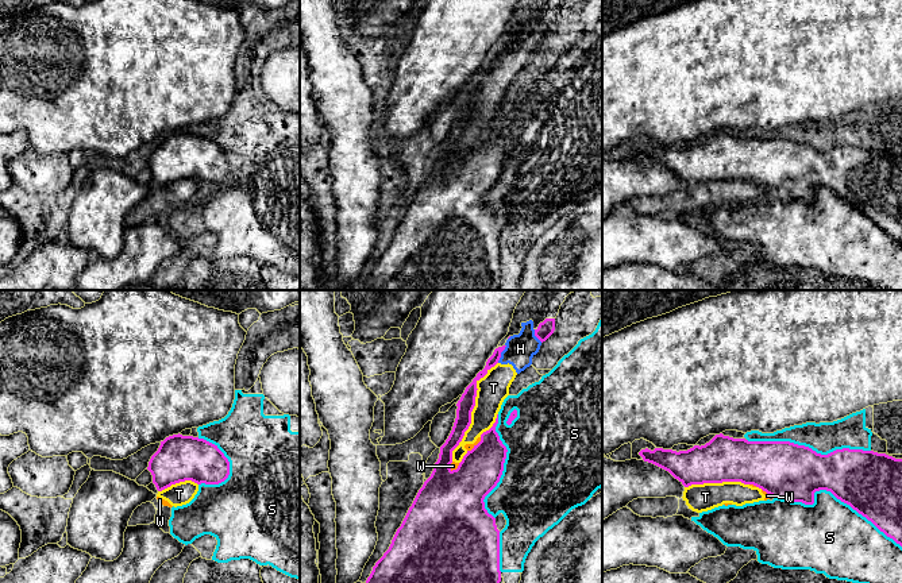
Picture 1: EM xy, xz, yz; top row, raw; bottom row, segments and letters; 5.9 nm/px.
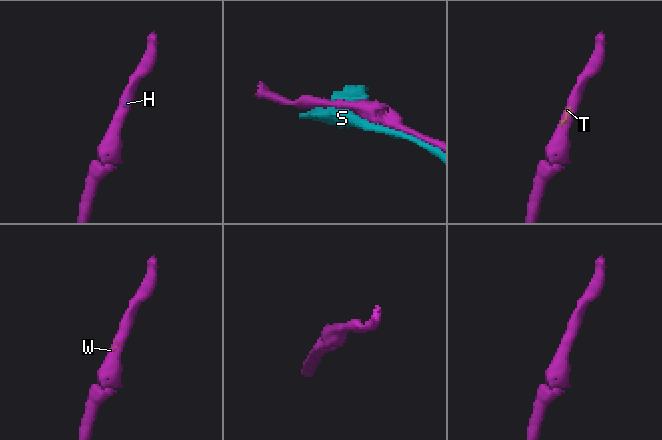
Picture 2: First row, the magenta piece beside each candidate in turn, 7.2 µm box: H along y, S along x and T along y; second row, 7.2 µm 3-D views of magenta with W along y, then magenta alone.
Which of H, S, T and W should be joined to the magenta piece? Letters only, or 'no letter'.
no letter

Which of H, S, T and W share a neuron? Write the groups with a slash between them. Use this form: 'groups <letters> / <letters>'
groups H T W / S

